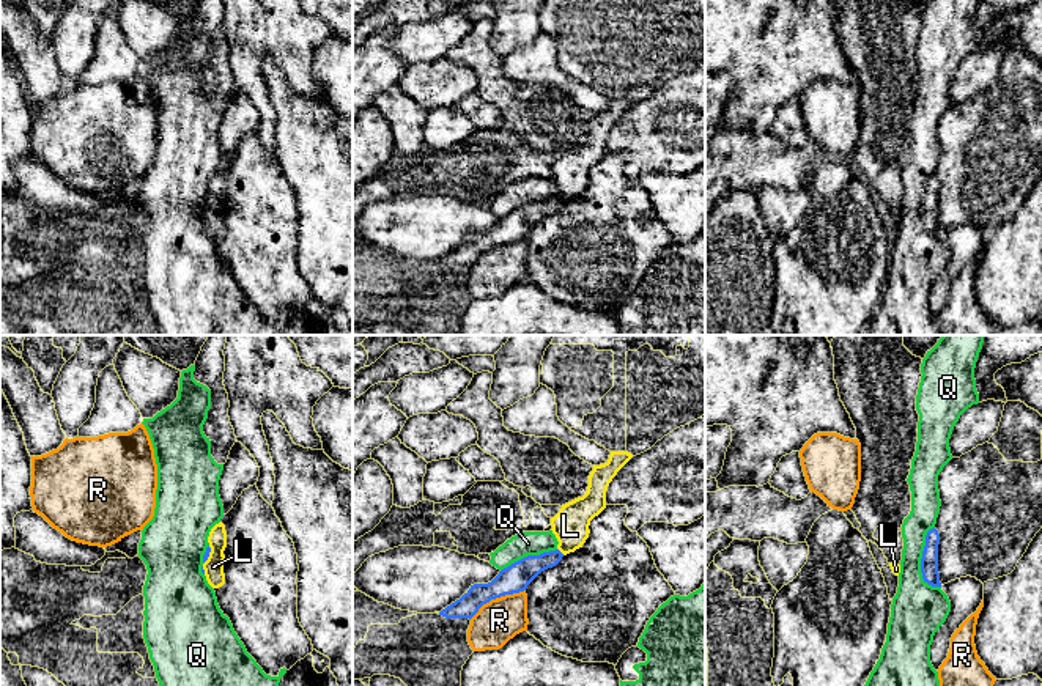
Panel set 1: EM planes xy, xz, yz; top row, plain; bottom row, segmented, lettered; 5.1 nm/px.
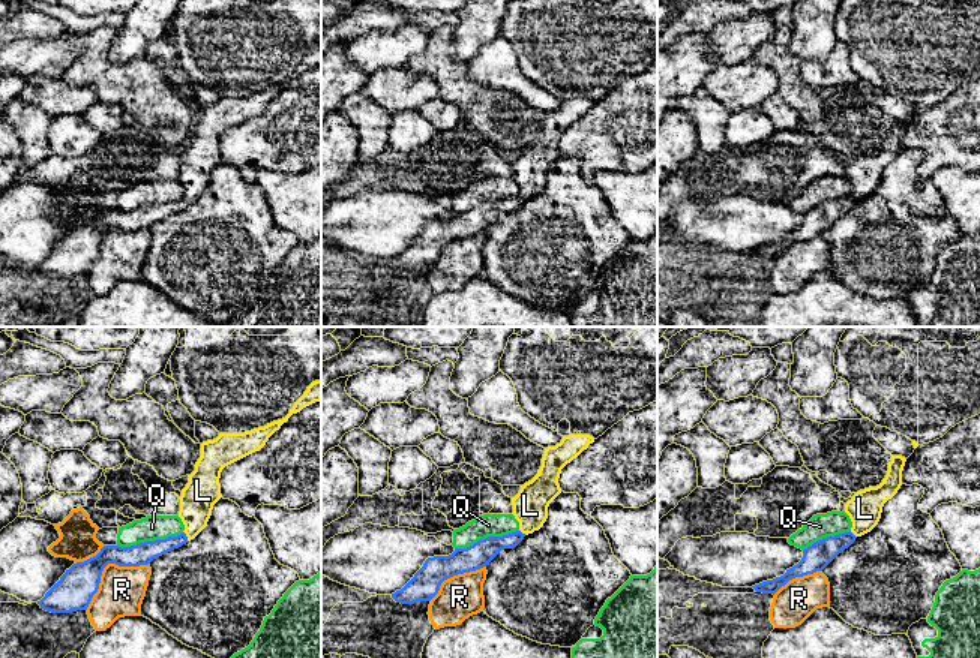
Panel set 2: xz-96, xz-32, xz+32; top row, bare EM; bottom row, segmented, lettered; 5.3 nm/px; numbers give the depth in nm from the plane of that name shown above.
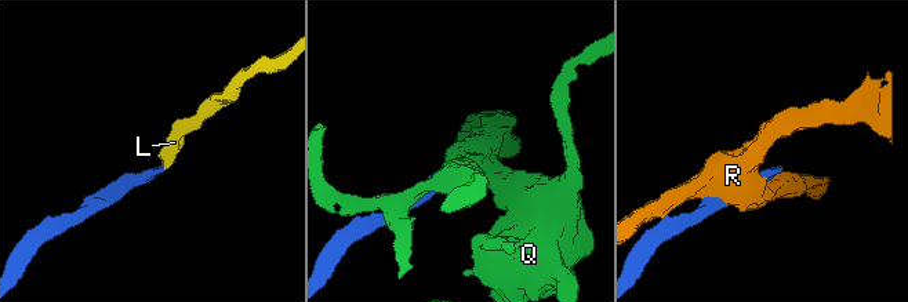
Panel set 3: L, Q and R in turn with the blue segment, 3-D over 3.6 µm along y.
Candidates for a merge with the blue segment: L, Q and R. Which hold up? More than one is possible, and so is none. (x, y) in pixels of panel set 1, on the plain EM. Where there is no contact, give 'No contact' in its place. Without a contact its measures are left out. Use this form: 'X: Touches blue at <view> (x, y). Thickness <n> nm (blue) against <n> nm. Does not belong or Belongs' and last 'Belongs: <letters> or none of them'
L: Touches blue at xz (559, 199). Thickness 140 nm (blue) against 190 nm. Belongs
Q: Touches blue at yz (921, 208). Thickness 100 nm (blue) against 280 nm. Does not belong
R: Touches blue at xz (496, 244). Thickness 140 nm (blue) against 220 nm. Does not belong
Belongs: L

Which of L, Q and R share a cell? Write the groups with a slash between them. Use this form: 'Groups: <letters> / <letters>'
Groups: L / Q / R

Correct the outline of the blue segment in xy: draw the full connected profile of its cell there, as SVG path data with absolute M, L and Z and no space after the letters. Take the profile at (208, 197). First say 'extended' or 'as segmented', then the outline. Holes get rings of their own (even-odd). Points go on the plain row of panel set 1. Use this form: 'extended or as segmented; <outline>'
extended; M222 170L211 176L208 190L209 194L203 203L201 220L206 223L206 228L212 236L219 236L225 231L224 198L227 195L227 179Z

